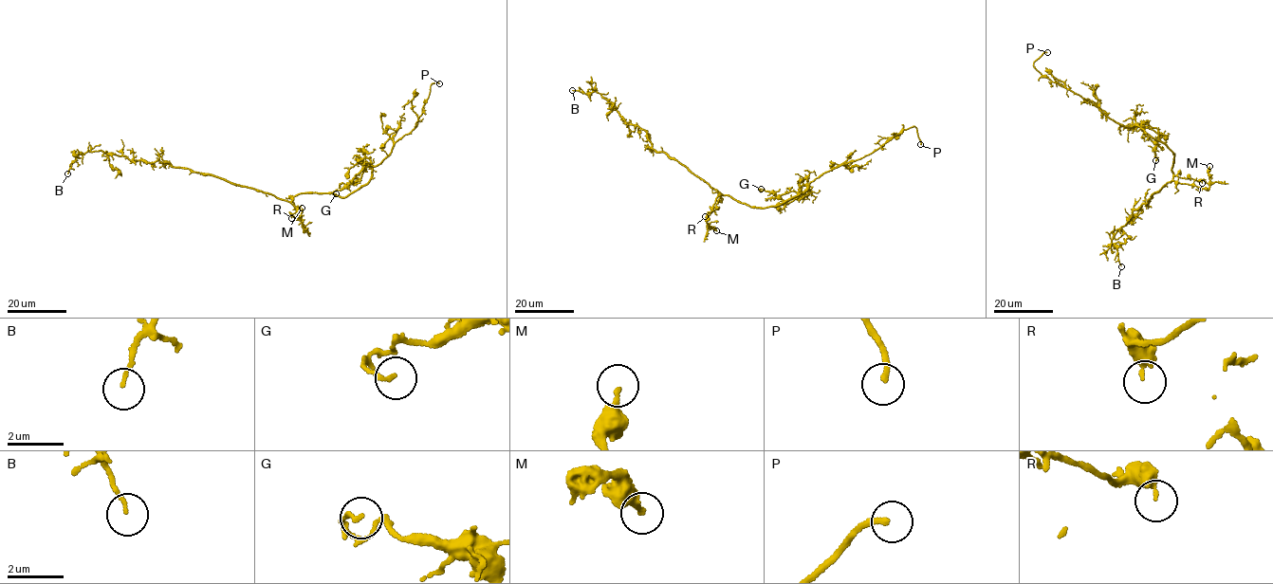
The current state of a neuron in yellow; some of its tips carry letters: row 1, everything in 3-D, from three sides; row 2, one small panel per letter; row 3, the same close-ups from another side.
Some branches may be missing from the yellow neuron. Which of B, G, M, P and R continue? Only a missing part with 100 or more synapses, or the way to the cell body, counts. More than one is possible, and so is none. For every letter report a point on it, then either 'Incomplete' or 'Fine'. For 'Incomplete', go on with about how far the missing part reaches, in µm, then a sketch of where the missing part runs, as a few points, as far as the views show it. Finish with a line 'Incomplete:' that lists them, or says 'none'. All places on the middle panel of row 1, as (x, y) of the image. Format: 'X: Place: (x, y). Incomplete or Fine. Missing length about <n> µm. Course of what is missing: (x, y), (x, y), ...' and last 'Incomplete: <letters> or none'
B: Place: (572, 90). Fine
G: Place: (761, 189). Fine
M: Place: (716, 230). Fine
P: Place: (920, 144). Incomplete. Missing length about 25 µm. Course of what is missing: (920, 144), (917, 167), (921, 147), (930, 142)
R: Place: (705, 216). Fine
Incomplete: P

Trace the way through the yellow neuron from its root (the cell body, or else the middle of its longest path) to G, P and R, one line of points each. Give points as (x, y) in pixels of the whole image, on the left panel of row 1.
G: (294, 197), (317, 192), (348, 195), (369, 183), (372, 169), (364, 167), (348, 186), (333, 191), (336, 193)
P: (294, 197), (343, 197), (369, 183), (371, 166), (415, 129), (431, 85), (439, 83)
R: (294, 197), (294, 206), (298, 209), (291, 213), (291, 218)

